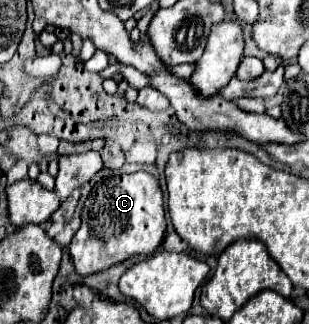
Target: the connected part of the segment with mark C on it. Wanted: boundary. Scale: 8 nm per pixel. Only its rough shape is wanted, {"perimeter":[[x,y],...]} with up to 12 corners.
{"perimeter":[[144,171],[94,183],[70,243],[80,275],[152,255],[168,225]]}

